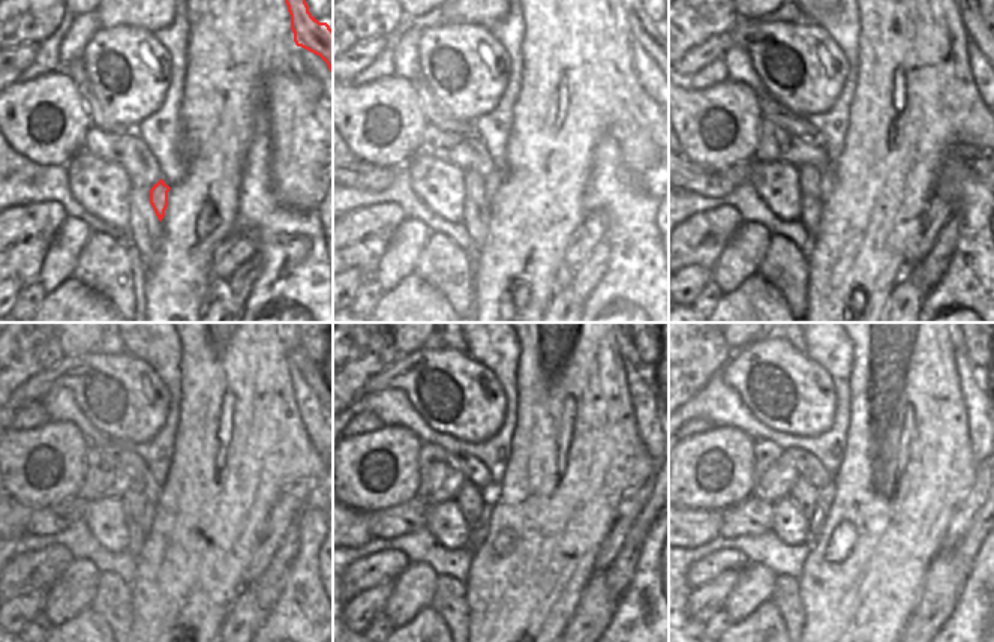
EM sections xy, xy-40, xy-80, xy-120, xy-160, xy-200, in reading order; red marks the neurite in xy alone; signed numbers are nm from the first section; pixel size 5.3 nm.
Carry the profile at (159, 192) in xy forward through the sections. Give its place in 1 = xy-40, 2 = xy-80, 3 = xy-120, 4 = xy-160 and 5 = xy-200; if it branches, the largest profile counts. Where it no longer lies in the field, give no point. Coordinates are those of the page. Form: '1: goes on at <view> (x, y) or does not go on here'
1: goes on at xy-40 (494, 179)
2: goes on at xy-80 (826, 180)
3: goes on at xy-120 (150, 510)
4: goes on at xy-160 (491, 492)
5: goes on at xy-200 (817, 519)

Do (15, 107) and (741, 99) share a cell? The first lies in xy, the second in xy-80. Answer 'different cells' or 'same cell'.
same cell

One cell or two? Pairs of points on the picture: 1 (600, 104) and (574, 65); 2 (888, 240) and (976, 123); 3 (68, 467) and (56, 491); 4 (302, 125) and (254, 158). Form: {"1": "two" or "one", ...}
{"1": "one", "2": "one", "3": "one", "4": "two"}

